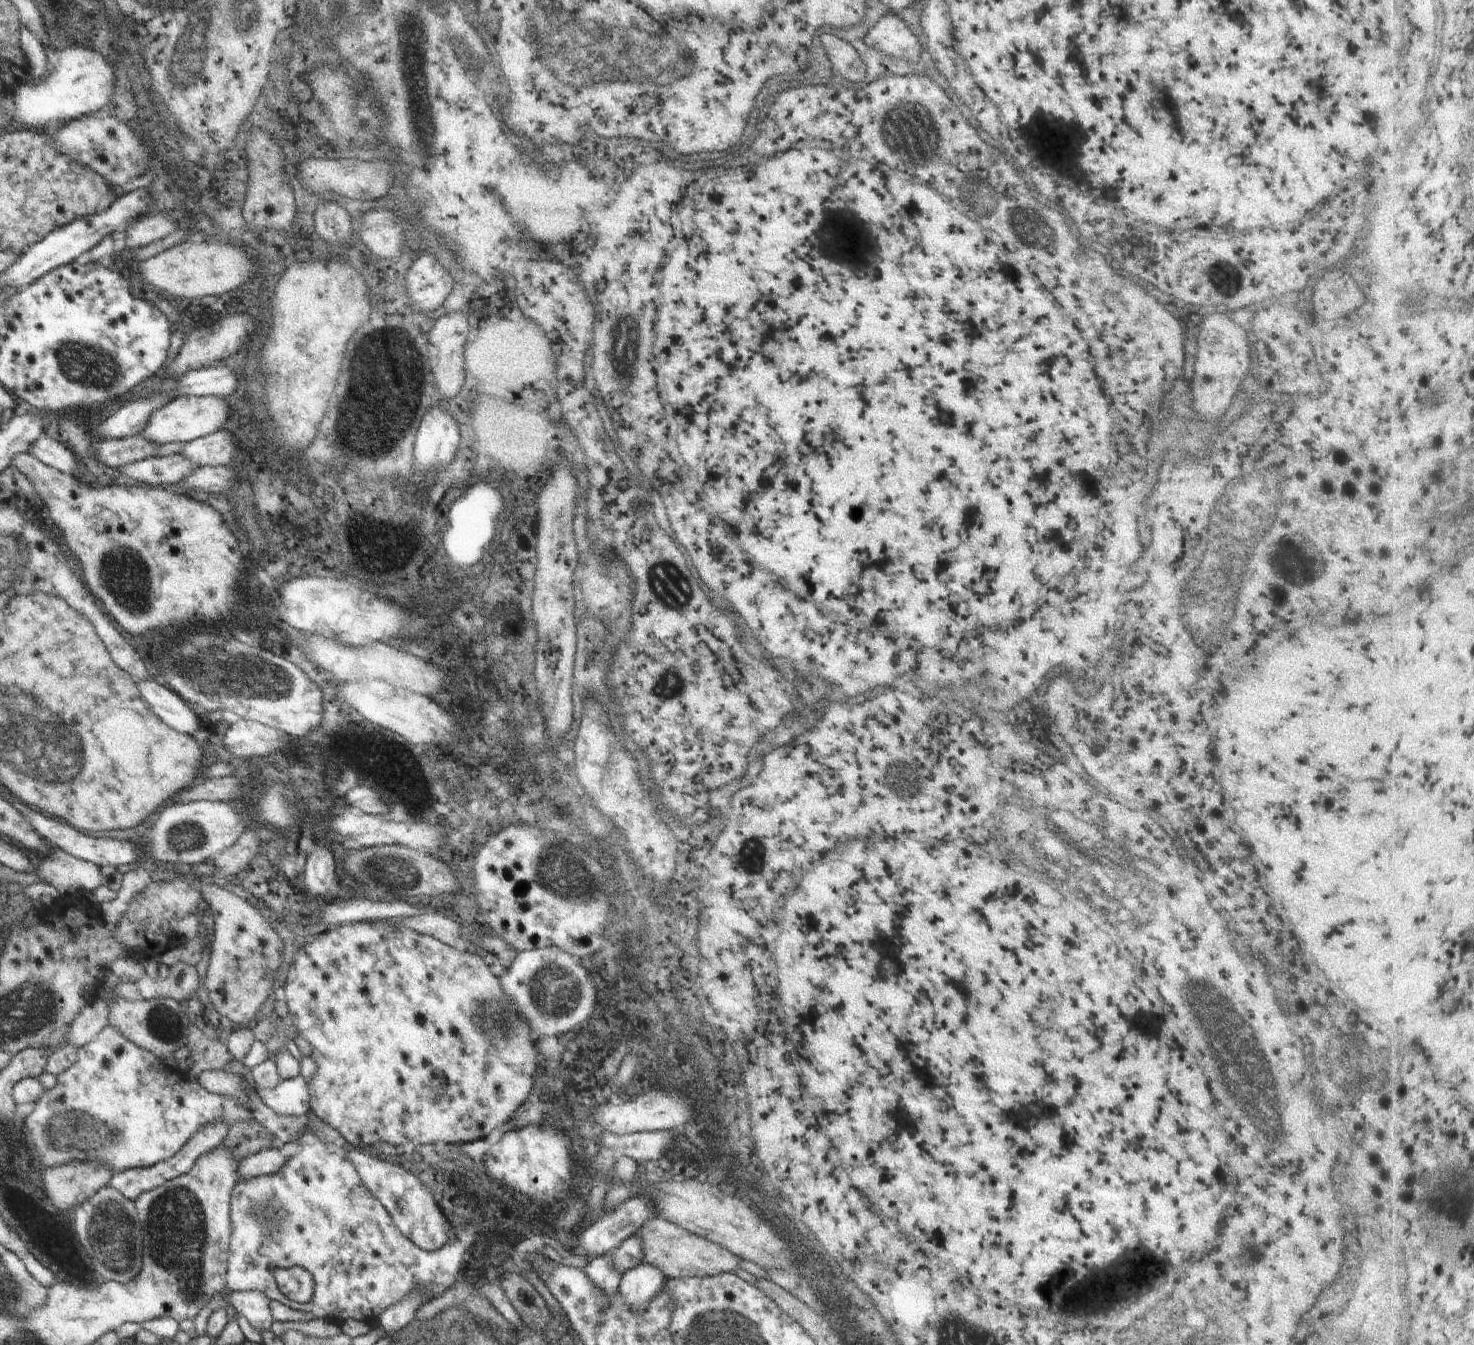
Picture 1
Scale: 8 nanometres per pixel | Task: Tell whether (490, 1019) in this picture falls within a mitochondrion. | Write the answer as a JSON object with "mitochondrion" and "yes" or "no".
{"mitochondrion":"yes"}

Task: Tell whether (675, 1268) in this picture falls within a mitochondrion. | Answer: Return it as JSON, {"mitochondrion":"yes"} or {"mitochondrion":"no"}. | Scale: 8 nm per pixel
{"mitochondrion":"no"}

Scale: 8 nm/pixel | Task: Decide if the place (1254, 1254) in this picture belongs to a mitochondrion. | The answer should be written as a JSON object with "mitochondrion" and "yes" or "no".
{"mitochondrion":"no"}

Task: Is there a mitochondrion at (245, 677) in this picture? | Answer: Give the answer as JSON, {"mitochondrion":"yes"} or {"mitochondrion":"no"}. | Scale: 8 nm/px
{"mitochondrion":"yes"}

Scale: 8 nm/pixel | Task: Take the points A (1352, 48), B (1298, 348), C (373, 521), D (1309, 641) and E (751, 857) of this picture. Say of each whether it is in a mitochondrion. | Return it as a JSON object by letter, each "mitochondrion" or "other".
{"A":"other","B":"mitochondrion","C":"other","D":"other","E":"mitochondrion"}

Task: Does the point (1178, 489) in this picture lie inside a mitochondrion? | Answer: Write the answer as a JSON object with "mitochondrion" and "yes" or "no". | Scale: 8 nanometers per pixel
{"mitochondrion":"no"}

